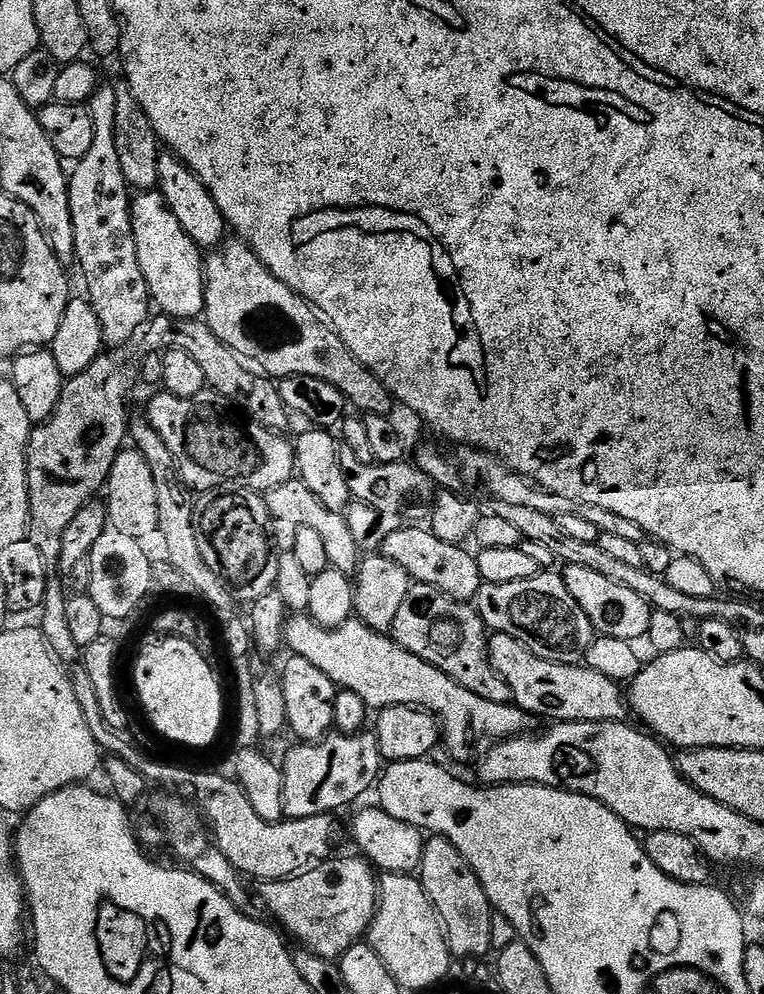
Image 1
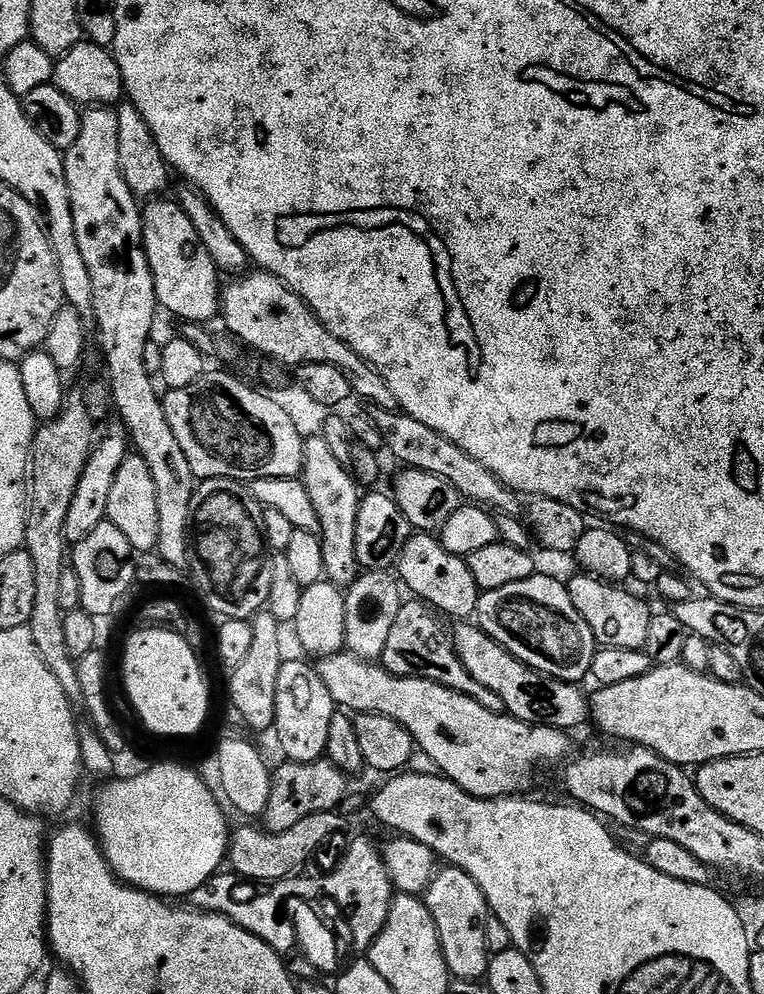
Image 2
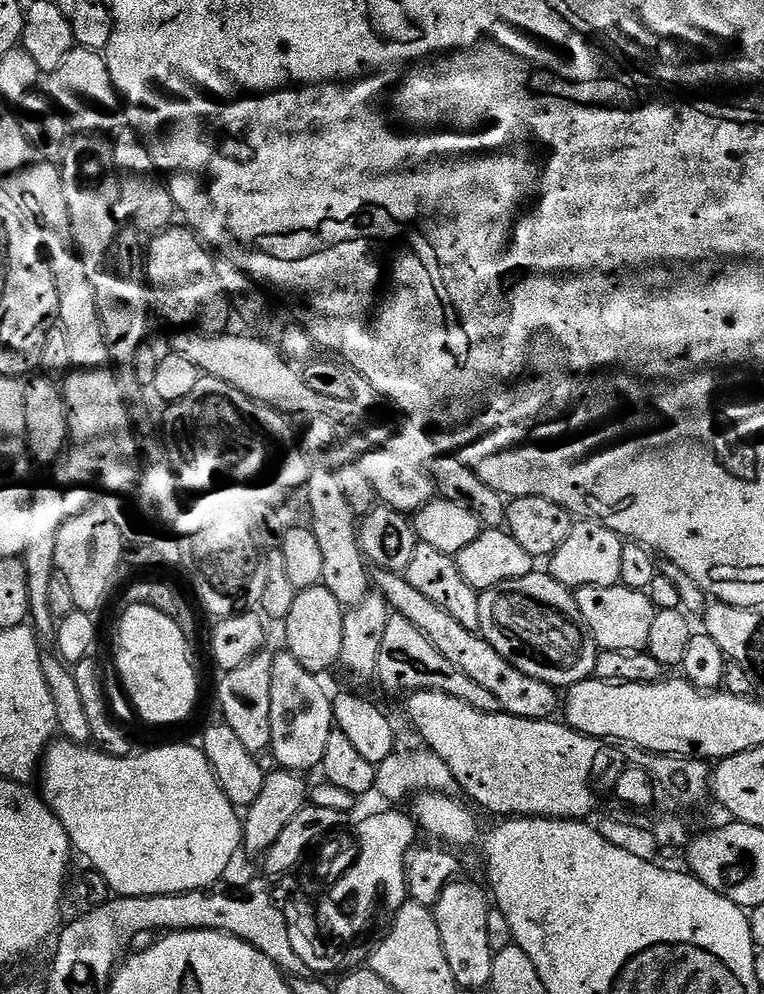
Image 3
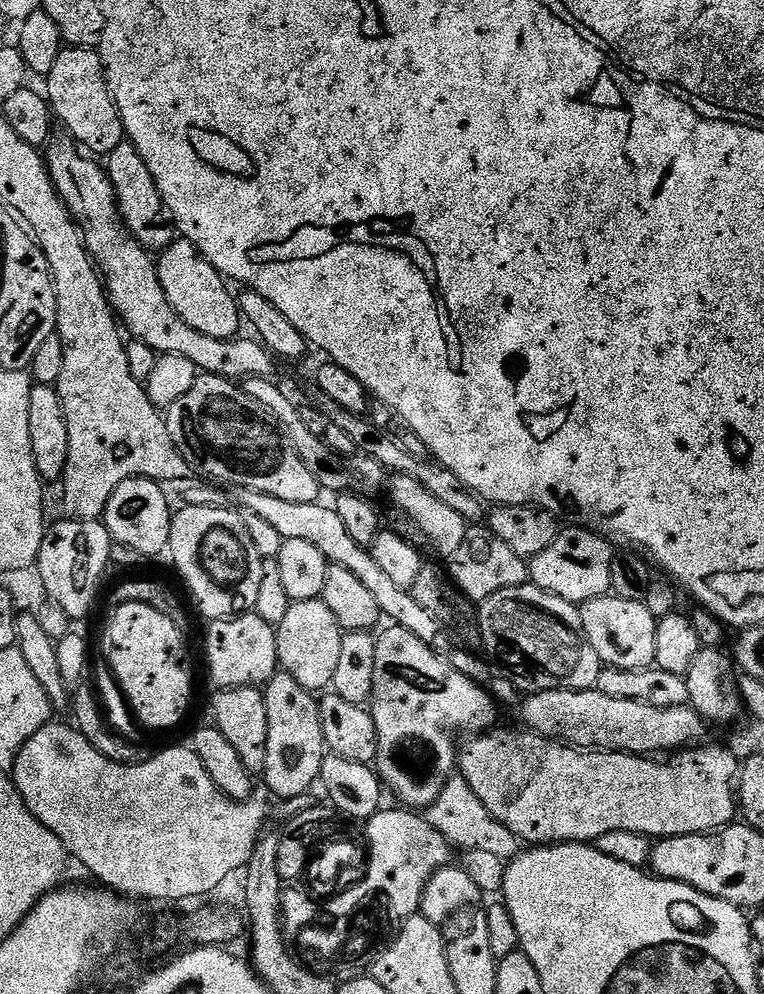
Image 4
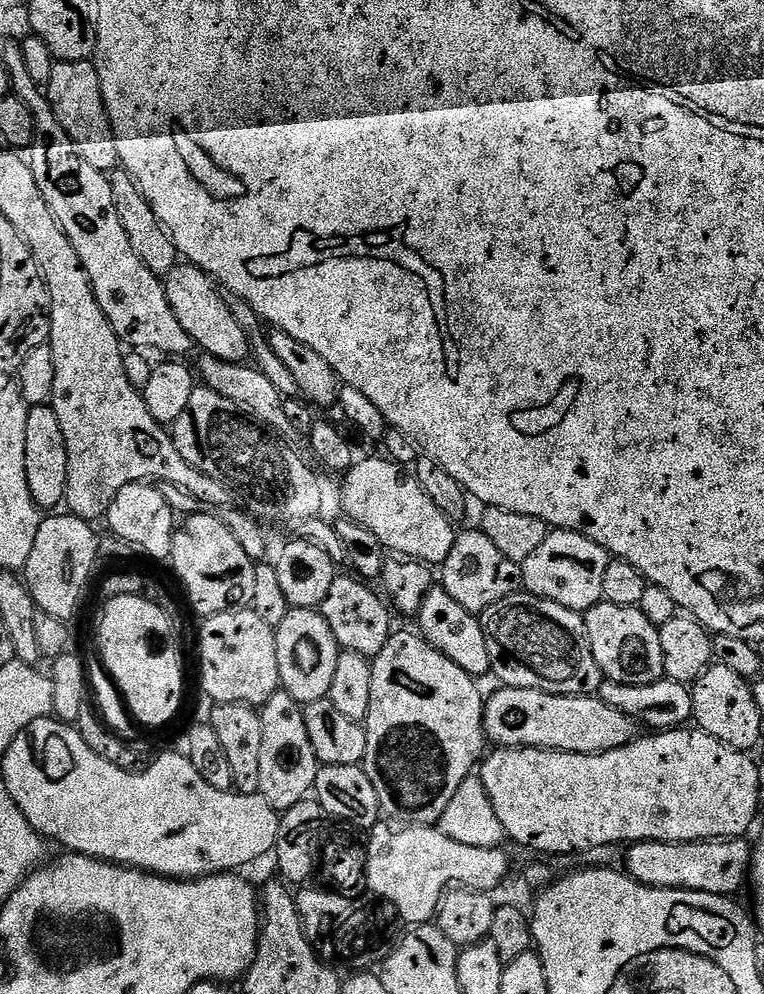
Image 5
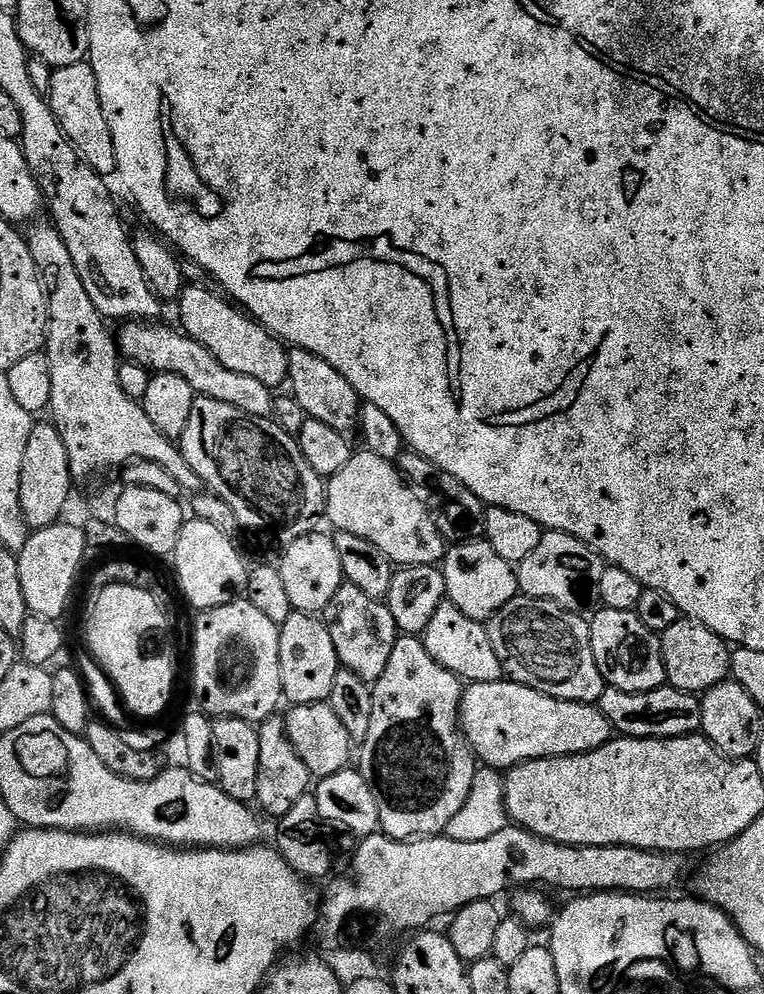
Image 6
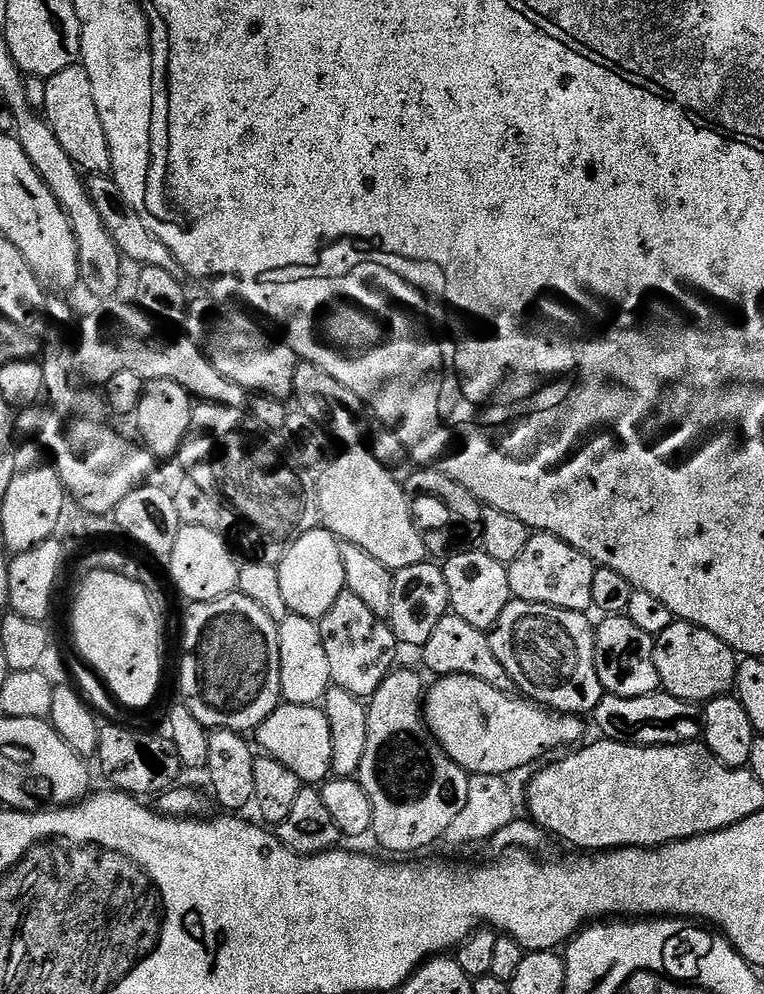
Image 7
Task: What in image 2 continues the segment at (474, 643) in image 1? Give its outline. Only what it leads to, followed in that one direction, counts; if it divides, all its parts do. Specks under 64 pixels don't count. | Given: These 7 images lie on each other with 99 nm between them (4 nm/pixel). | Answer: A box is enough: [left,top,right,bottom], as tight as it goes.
[382,598,500,709]

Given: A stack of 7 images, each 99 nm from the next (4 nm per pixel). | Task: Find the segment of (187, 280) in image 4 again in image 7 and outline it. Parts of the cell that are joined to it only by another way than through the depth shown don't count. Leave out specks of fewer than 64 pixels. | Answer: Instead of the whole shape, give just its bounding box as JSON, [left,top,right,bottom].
[186,299,298,401]

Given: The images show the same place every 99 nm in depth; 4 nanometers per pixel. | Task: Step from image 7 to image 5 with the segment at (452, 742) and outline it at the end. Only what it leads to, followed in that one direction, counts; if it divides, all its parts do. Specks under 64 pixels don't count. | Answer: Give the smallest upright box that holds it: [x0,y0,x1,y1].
[484,686,638,754]

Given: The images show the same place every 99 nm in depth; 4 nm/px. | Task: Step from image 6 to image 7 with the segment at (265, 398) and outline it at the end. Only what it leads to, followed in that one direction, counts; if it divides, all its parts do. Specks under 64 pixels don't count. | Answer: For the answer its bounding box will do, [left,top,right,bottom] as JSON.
[74,303,249,408]

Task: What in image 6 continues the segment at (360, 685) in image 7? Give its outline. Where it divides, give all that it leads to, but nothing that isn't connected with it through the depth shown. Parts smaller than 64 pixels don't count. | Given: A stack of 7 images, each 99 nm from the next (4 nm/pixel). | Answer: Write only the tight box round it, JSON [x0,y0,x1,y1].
[322,582,398,686]

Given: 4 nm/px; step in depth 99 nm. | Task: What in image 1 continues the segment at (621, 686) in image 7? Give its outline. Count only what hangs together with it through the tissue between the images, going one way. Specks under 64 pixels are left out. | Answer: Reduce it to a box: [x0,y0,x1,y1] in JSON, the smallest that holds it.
[562,564,654,642]

